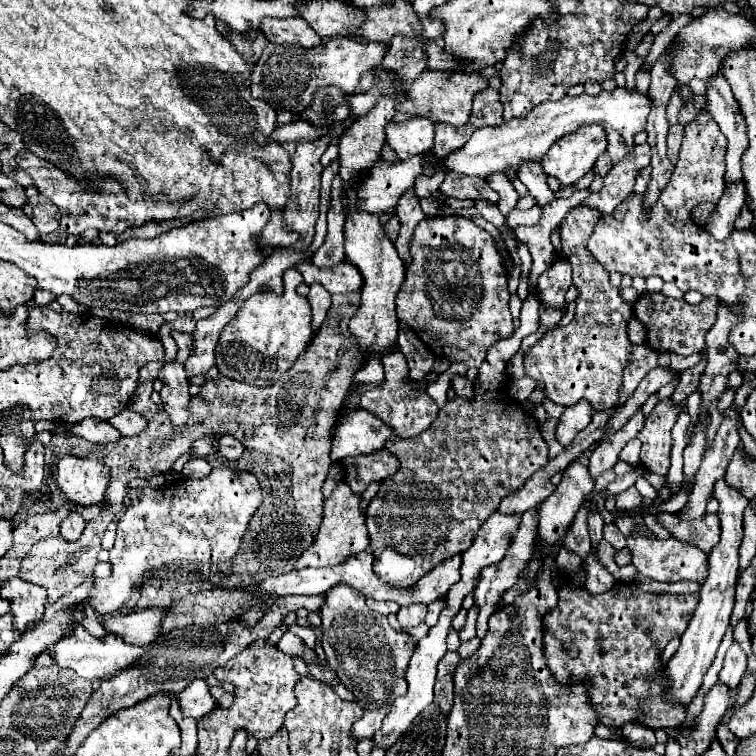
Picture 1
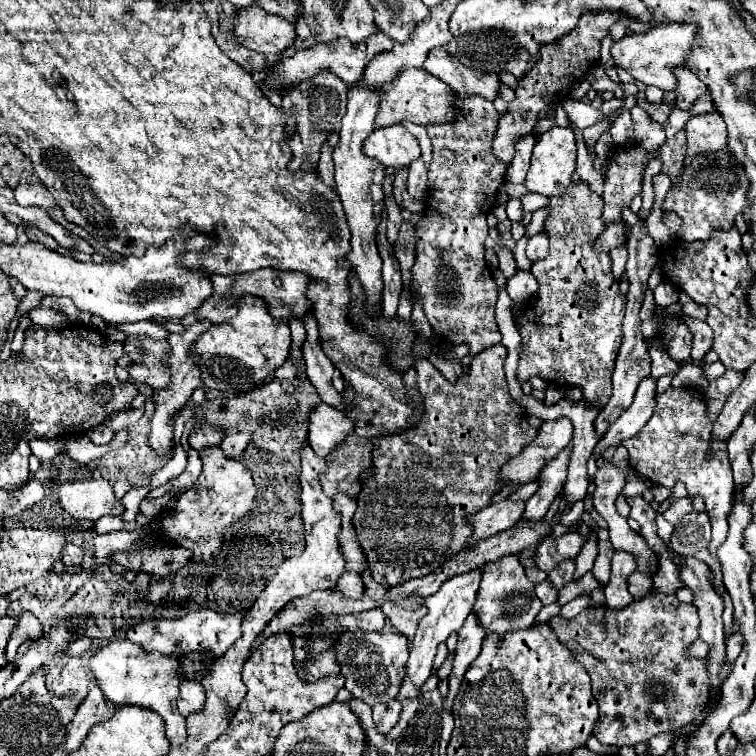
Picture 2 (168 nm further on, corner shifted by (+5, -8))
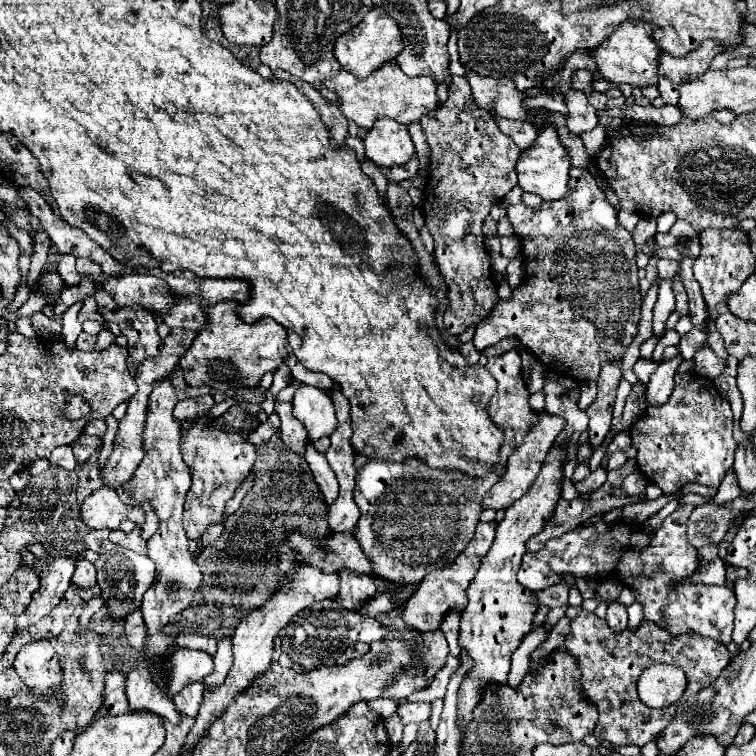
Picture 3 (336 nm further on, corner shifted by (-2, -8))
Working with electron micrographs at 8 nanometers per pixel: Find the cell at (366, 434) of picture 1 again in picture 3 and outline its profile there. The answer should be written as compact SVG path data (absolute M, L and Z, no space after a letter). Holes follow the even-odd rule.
M301 384L295 390L291 404L293 416L305 426L307 436L311 436L313 442L335 430L337 426L335 408L331 398L323 390L309 384Z

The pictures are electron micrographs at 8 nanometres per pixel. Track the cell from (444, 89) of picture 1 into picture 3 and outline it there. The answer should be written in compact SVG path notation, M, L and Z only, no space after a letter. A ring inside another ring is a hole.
M395 60L385 62L381 68L377 68L371 76L363 80L357 80L347 70L339 70L339 74L333 78L327 78L323 86L337 94L343 116L347 120L353 120L363 130L369 130L373 122L383 116L399 124L411 124L411 122L417 122L421 116L425 116L427 112L437 108L437 94L435 94L437 84L427 76L411 78L403 74Z

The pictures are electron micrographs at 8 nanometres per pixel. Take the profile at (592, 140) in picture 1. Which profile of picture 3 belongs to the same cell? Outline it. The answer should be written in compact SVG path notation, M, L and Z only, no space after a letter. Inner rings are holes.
M545 126L543 130L539 130L539 136L535 140L535 144L531 144L531 148L527 148L527 152L521 152L517 164L515 164L515 172L517 172L517 186L523 192L535 194L541 200L559 200L565 196L567 192L567 182L569 182L569 156L563 148L563 144L559 142L559 134L555 126Z

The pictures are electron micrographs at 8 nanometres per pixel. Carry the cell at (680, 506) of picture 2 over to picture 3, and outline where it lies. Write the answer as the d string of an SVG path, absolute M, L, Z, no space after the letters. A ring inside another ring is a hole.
M681 504L671 516L667 516L661 526L655 530L643 528L641 524L607 524L605 520L597 522L593 528L575 528L575 532L567 532L561 538L549 540L539 552L527 552L523 556L521 568L519 568L519 584L523 584L531 592L539 592L543 588L555 586L555 584L567 584L567 578L595 578L603 580L607 576L623 582L629 586L635 594L635 600L643 606L645 620L657 624L659 628L665 628L671 636L685 636L685 634L699 634L699 636L711 636L713 640L721 644L731 642L733 632L733 608L735 608L735 594L727 586L705 586L705 584L693 584L689 576L697 570L699 558L697 550L687 540L687 520L695 506Z

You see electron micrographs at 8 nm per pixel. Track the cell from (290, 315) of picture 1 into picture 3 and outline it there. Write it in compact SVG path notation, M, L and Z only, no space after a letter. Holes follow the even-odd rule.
M219 302L207 308L207 328L199 330L189 350L179 358L179 366L185 370L185 382L189 386L209 386L219 392L257 386L265 372L283 364L287 356L287 330L269 318L257 324L245 324L235 314L235 306L237 302Z

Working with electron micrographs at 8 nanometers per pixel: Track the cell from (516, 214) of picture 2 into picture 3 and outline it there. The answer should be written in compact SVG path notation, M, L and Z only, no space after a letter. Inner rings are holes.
M571 168L571 190L567 190L567 196L563 196L563 200L557 200L557 202L543 202L541 206L537 208L529 208L519 202L519 204L513 204L507 208L507 218L513 226L513 232L521 238L521 254L523 254L523 266L525 266L525 276L523 276L523 282L513 290L511 298L509 300L499 300L499 304L495 304L491 316L487 320L483 320L479 326L477 326L477 332L473 336L473 344L477 350L485 350L487 346L493 346L499 342L499 338L517 338L525 348L529 348L541 362L543 366L549 370L549 372L557 372L561 376L571 376L575 380L597 380L599 376L599 368L601 368L601 362L607 362L607 360L619 360L623 358L625 354L625 348L631 340L625 342L625 336L627 332L637 332L637 322L633 318L641 318L641 302L643 302L643 296L639 292L639 278L637 278L637 250L635 250L635 244L633 244L633 238L631 234L617 222L617 212L615 208L607 202L603 190L597 186L595 178L591 176L591 172L587 168Z

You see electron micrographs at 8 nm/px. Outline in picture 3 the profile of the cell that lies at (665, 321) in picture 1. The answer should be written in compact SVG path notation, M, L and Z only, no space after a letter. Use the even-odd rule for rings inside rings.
M709 346L701 348L701 352L697 352L693 360L695 360L695 372L711 380L715 380L725 368L725 362Z

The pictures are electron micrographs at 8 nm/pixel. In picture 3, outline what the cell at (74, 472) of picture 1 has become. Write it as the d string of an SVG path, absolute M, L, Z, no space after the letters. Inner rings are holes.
M103 486L85 498L81 506L81 520L89 528L117 530L123 520L131 520L133 524L141 526L145 522L145 512L139 506L129 506L121 502L115 490Z

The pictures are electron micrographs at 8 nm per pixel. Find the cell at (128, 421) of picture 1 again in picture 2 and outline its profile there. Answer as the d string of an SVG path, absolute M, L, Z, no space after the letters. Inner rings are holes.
M100 424L100 426L96 426L96 428L92 428L90 432L88 432L88 436L90 436L90 440L94 442L94 444L108 444L112 438L114 438L114 430L112 428L108 428L106 424Z

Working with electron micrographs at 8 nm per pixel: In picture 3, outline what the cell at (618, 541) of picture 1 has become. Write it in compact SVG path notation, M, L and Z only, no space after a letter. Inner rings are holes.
M611 604L607 608L605 622L613 632L623 632L627 628L627 608L623 604Z

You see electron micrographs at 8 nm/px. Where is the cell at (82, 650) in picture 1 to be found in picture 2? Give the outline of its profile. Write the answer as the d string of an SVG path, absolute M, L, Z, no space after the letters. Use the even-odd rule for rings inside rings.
M114 640L90 656L90 670L98 682L98 688L104 692L108 700L112 700L116 706L138 704L158 712L166 722L170 742L184 744L184 736L188 736L188 732L186 732L186 720L176 708L178 684L180 684L174 666L176 658L178 654L164 656L160 652L144 652L140 646L128 640Z

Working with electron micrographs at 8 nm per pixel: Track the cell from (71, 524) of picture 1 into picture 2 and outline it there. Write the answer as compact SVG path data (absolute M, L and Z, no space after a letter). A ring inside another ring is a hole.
M66 542L64 548L62 548L62 562L64 564L82 564L82 558L84 558L84 550L72 542Z

